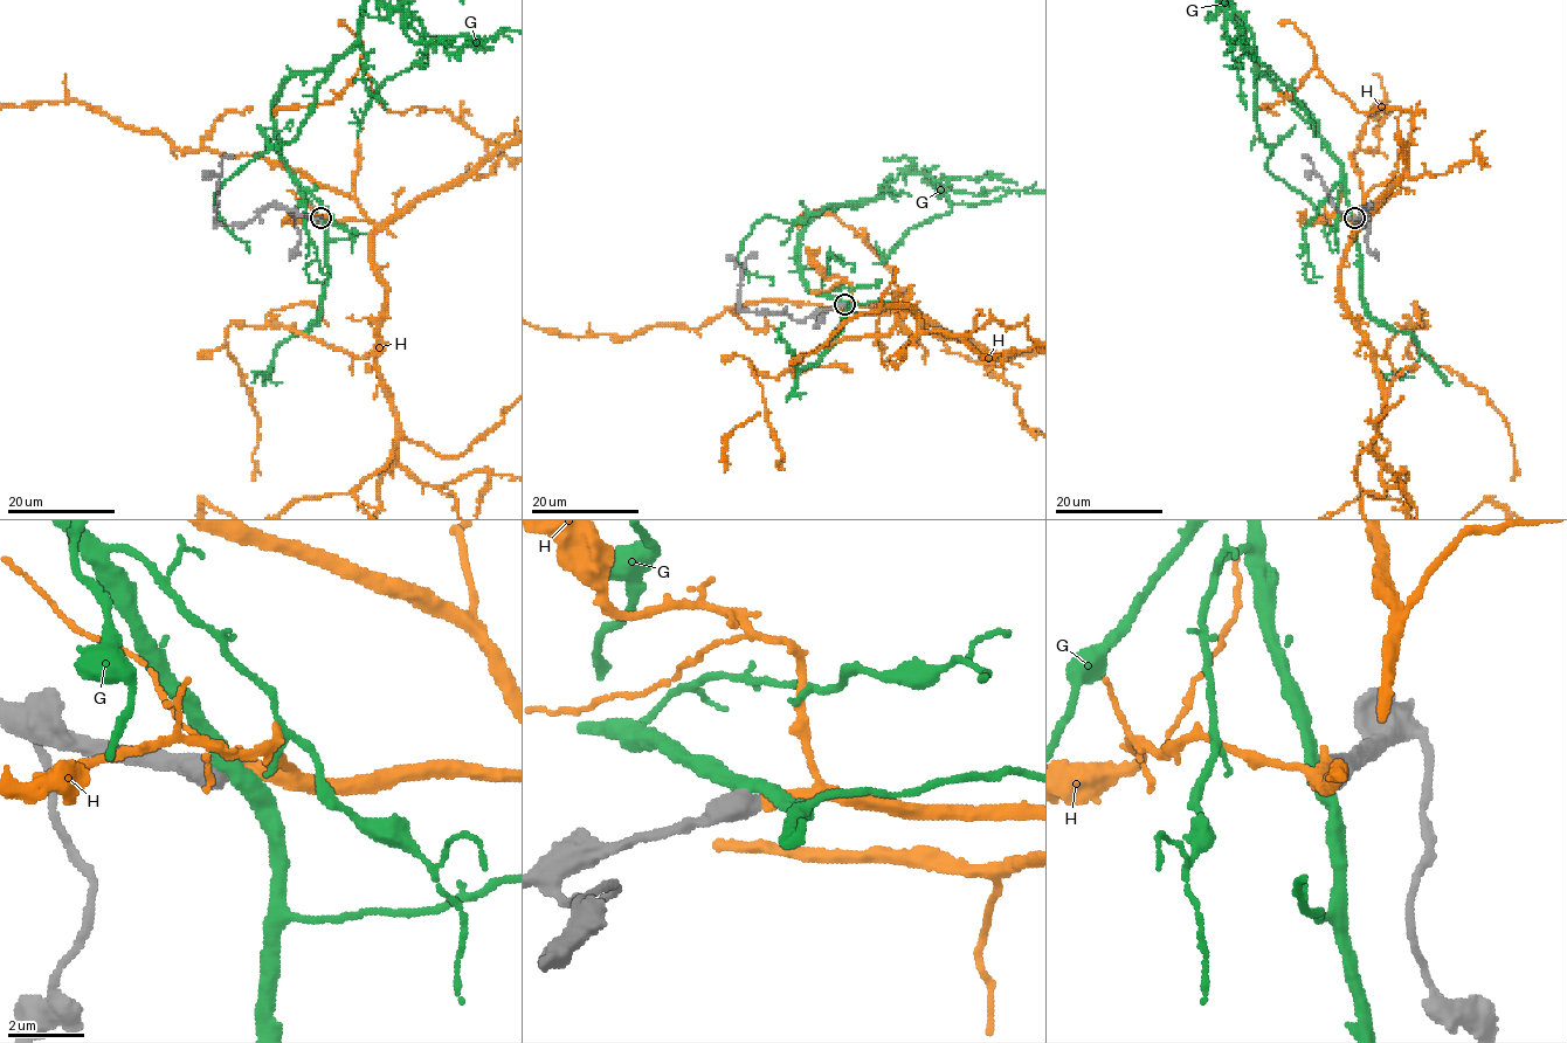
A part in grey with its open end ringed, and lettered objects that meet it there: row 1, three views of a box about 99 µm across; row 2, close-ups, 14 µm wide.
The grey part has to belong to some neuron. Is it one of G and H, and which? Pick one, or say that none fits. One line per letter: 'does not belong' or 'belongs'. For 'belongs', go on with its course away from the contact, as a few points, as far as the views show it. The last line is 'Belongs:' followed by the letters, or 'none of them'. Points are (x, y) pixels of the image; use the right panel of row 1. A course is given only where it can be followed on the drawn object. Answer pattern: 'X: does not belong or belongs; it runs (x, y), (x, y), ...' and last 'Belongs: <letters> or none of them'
G: does not belong
H: belongs
Belongs: H

